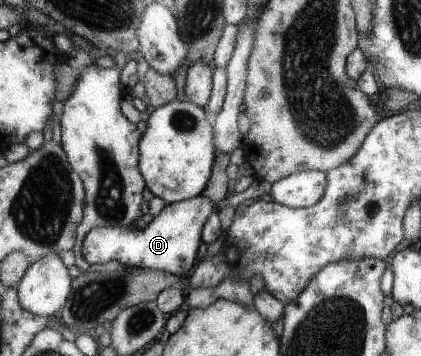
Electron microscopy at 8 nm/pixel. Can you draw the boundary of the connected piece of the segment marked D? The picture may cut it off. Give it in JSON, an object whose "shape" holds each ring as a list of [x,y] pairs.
{"shape":[[[206,196],[168,203],[155,214],[142,229],[125,226],[95,227],[82,242],[83,258],[88,263],[103,263],[108,260],[120,262],[120,267],[164,271],[181,279],[194,266],[196,250],[200,244],[200,228],[212,214],[212,200]]]}

